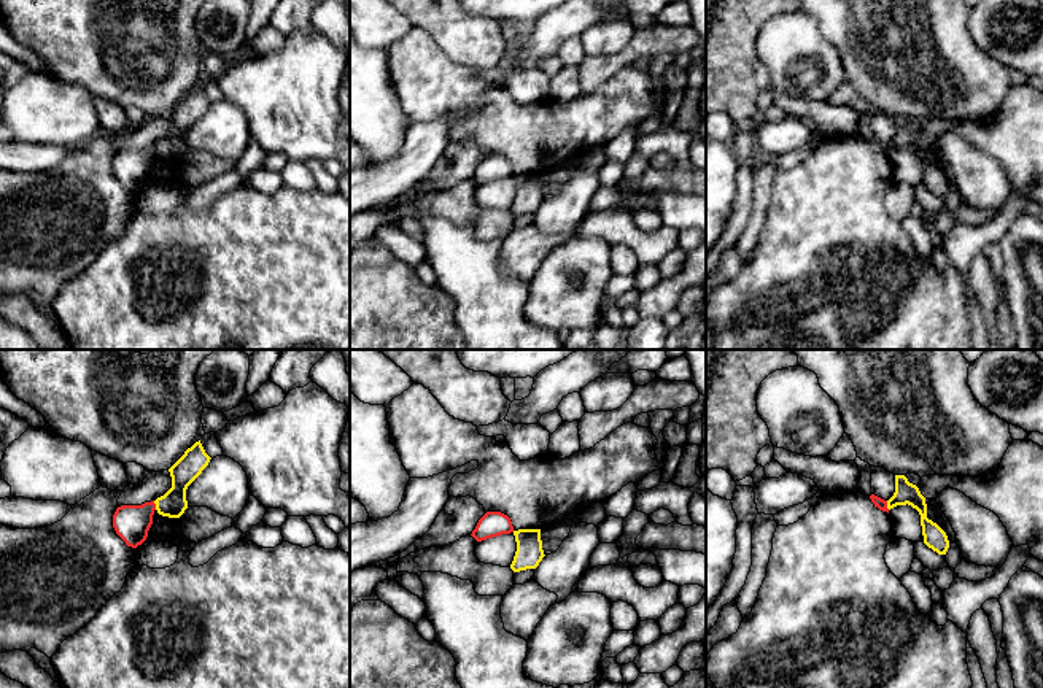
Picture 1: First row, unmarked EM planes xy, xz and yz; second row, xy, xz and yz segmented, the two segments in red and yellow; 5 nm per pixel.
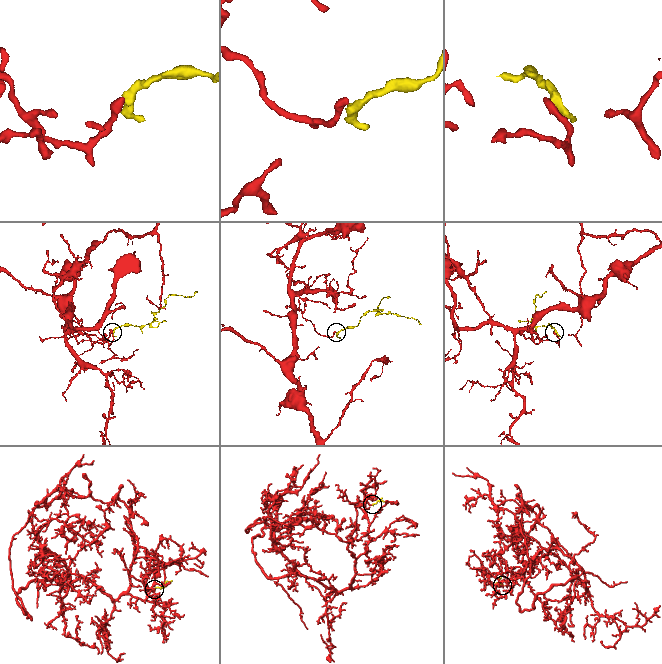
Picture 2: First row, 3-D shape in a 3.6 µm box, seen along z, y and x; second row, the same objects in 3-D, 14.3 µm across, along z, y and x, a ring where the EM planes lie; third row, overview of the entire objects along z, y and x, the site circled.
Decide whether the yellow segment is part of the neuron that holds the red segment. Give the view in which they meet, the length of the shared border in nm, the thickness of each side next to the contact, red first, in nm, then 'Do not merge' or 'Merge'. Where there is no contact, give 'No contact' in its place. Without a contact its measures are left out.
Touches red in xy. Shared border 50 nm. Thickness 180 nm (red) against 140 nm. Do not merge

